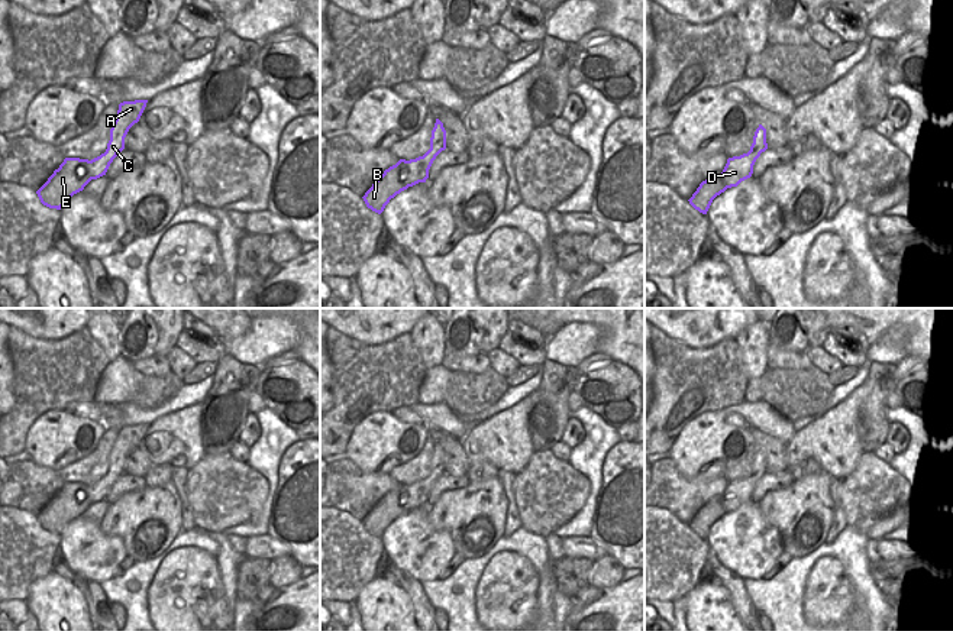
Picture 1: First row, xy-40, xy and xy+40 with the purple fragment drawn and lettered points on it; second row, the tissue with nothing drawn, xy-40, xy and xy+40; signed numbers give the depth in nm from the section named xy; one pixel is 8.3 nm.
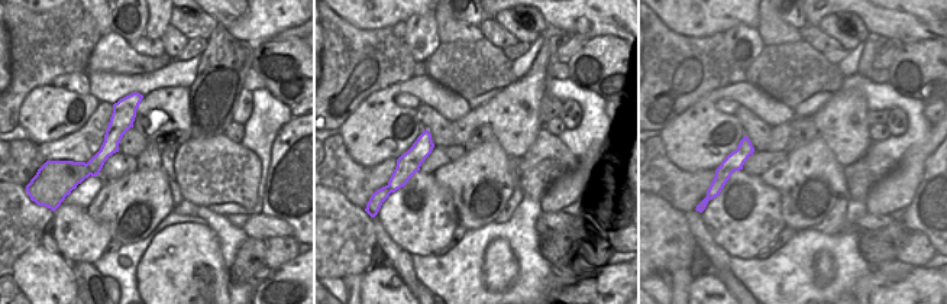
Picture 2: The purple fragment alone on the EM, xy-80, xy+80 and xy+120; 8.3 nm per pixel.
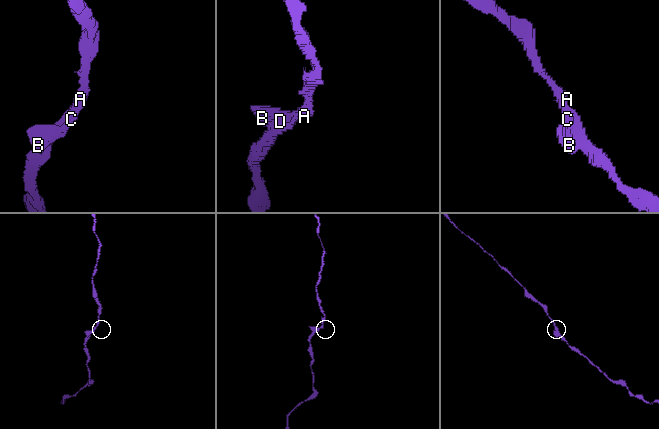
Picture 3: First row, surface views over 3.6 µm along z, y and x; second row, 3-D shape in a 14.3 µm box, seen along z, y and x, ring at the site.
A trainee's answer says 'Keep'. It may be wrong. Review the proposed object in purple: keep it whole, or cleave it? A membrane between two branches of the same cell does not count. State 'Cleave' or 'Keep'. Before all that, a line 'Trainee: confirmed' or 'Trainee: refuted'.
Trainee: refuted
Cleave.

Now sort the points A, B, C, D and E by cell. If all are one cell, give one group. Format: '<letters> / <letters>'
A C D / B E

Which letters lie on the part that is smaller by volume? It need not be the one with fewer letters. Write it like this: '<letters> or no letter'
B, E

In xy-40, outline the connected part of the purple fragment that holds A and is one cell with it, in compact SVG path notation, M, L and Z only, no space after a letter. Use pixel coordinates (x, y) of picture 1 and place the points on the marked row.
M135 100L119 104L106 152L91 159L87 168L78 168L77 172L80 177L84 177L88 172L91 181L106 175L113 159L125 149L125 137L129 129L139 122L146 103L148 100Z

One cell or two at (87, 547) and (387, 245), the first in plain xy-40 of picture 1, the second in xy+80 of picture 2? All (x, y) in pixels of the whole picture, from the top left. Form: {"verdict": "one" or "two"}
{"verdict": "two"}

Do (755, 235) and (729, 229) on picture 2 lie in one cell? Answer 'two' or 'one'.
one

